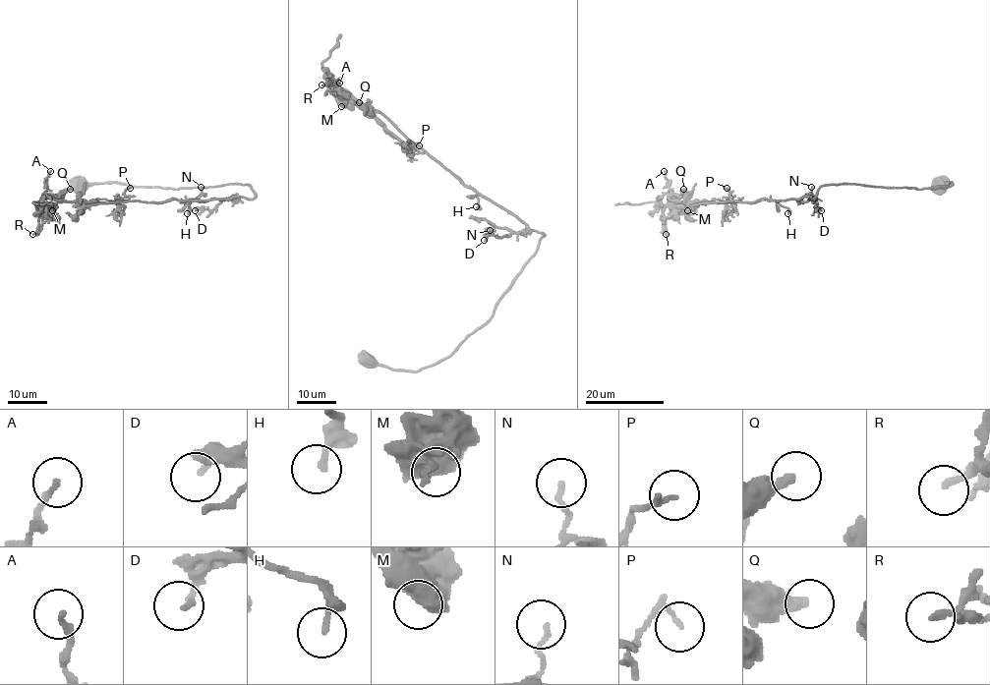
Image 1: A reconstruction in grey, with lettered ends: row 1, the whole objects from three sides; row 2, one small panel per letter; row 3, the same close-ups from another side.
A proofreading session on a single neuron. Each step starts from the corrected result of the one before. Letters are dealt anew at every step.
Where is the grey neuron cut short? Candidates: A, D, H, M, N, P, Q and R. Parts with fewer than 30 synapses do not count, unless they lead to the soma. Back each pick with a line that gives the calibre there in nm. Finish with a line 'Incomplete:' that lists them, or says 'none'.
Incomplete: none

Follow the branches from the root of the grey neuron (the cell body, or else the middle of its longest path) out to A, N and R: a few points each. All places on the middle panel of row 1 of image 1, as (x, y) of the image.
A: (369, 363), (417, 371), (445, 359), (491, 316), (544, 235), (466, 187), (379, 112), (333, 87), (339, 83)
N: (369, 363), (409, 371), (435, 365), (491, 316), (544, 235), (512, 232), (487, 221), (490, 230)
R: (369, 363), (417, 371), (445, 359), (491, 316), (544, 235), (466, 187), (379, 112), (333, 84), (321, 85)

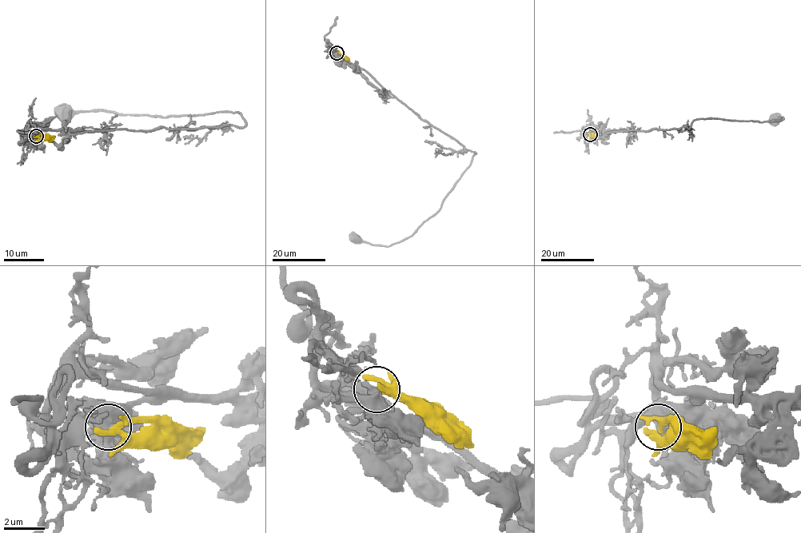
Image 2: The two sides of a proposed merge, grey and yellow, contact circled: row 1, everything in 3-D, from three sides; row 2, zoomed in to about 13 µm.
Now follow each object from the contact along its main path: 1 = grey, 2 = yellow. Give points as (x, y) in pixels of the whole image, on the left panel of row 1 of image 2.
1: (36, 136), (42, 130), (83, 133), (245, 125), (237, 113), (165, 117), (115, 111), (65, 113)
2: (36, 136), (54, 136)

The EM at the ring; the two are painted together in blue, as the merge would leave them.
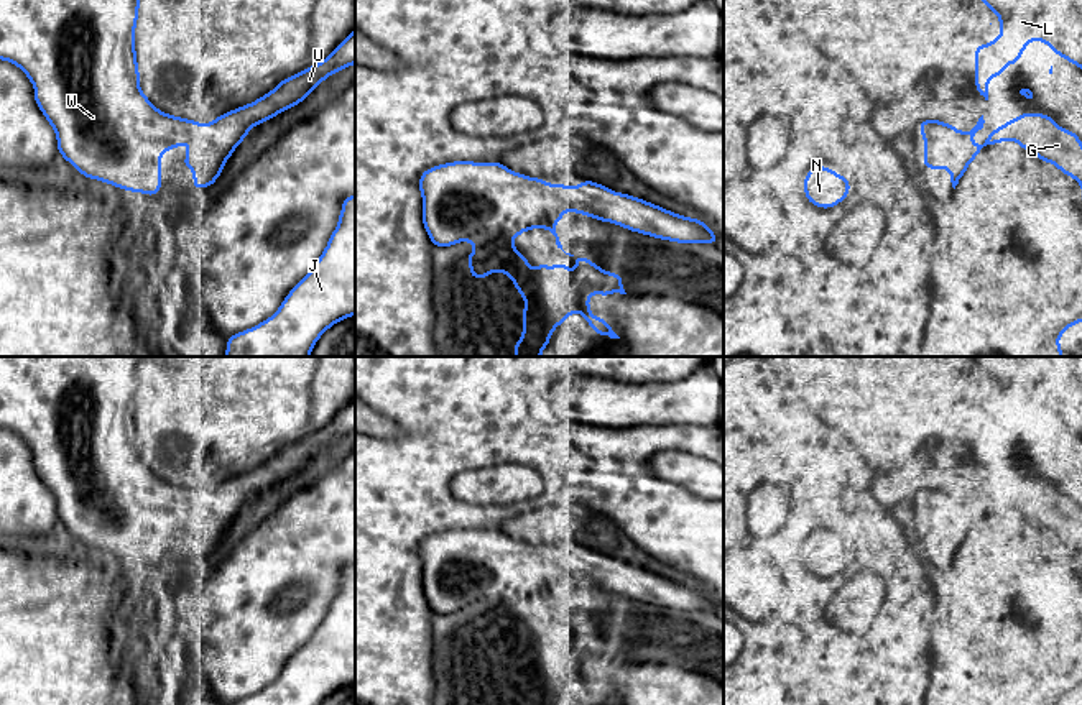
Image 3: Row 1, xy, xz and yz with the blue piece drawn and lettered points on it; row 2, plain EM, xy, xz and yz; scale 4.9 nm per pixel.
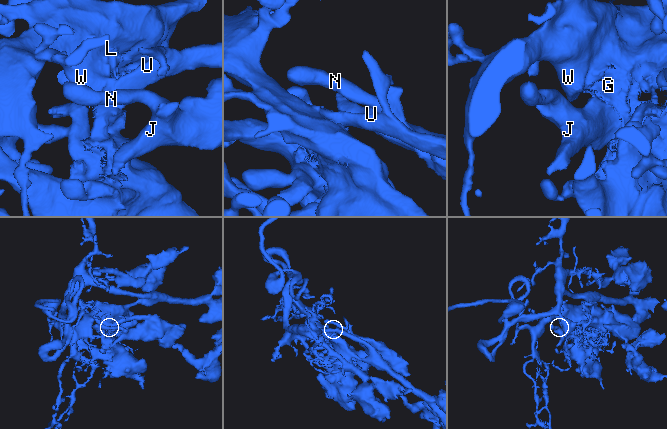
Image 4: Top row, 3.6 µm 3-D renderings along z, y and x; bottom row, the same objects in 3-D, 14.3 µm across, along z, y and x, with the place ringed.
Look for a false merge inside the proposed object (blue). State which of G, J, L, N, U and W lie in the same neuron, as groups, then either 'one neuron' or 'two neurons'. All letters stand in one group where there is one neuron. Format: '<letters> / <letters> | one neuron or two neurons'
G J L N U W | one neuron

